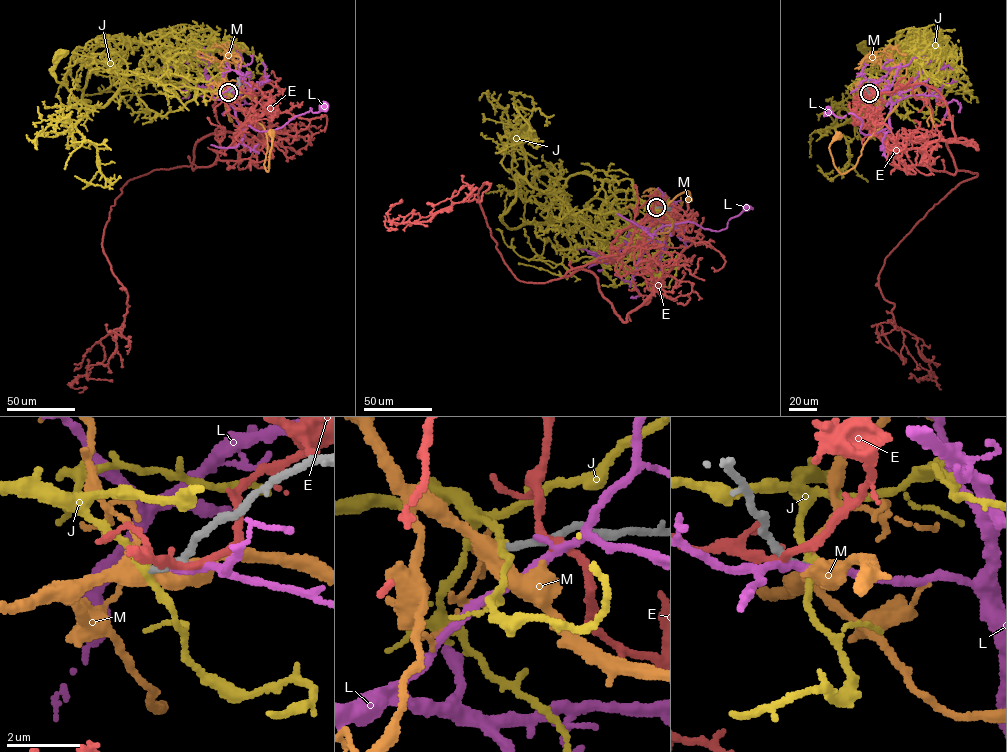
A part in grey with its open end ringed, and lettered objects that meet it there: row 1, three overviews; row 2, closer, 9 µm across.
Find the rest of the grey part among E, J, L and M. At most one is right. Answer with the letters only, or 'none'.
M

